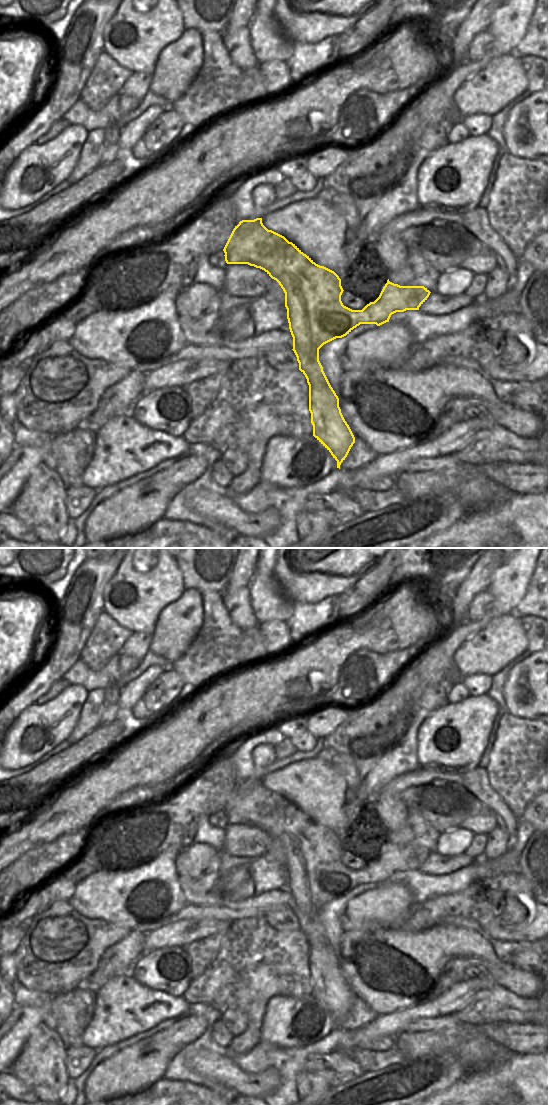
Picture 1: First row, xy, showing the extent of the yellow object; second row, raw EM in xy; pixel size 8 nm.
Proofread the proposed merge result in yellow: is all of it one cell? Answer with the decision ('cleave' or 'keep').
cleave

